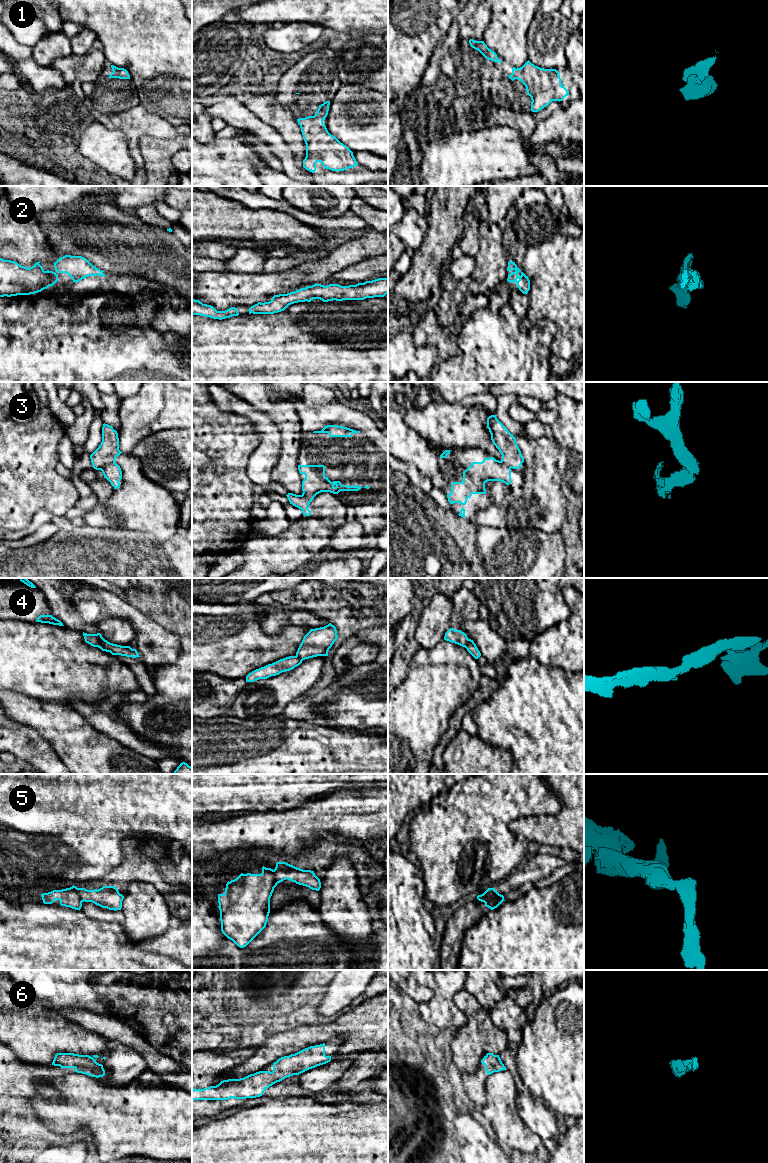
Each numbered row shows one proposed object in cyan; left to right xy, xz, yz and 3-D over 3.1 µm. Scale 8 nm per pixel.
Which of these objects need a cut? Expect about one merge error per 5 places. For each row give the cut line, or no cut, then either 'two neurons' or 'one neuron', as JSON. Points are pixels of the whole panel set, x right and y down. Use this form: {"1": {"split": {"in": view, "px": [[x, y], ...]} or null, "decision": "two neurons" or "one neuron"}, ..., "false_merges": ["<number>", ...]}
{"1": {"split": null, "decision": "one neuron"}, "2": {"split": null, "decision": "one neuron"}, "3": {"split": {"in": "xy", "px": [[114, 462], [106, 465], [101, 470]]}, "decision": "two neurons"}, "4": {"split": null, "decision": "one neuron"}, "5": {"split": {"in": "yz", "px": [[495, 890], [482, 901]]}, "decision": "two neurons"}, "6": {"split": null, "decision": "one neuron"}, "false_merges": ["3", "5"]}

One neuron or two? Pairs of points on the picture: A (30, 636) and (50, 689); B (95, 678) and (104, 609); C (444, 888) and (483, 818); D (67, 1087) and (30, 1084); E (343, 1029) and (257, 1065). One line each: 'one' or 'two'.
A: one
B: two
C: one
D: two
E: one

